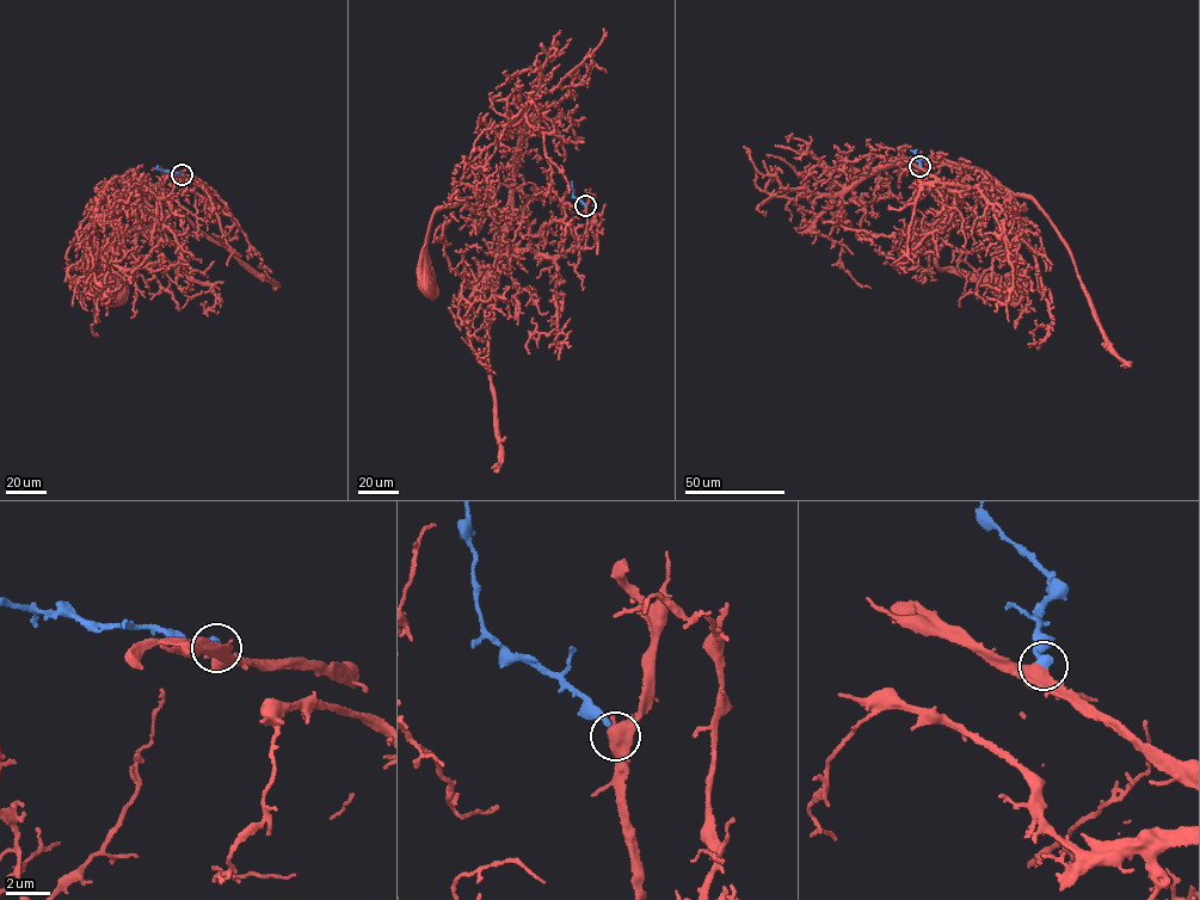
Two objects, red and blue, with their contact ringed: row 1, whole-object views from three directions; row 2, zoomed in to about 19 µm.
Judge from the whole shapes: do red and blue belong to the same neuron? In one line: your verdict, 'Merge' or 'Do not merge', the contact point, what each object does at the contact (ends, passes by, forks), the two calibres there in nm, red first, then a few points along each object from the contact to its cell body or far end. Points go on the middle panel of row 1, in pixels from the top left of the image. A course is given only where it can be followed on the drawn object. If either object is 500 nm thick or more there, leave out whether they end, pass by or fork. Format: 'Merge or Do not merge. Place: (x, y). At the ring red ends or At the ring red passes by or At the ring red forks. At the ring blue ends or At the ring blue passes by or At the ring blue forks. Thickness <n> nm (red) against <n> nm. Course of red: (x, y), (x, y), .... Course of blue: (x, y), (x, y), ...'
Merge. Place: (585, 205). At the ring red forks. At the ring blue ends. Thickness 400 nm (red) against 460 nm. Course of red: (585, 205), (585, 233), (557, 256), (506, 252), (504, 213), (441, 207), (424, 250), (428, 285). Course of blue: (585, 205), (573, 196), (572, 180)

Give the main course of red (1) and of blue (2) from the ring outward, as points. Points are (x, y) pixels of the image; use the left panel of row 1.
1: (182, 174), (198, 179), (116, 185), (109, 270), (85, 295), (118, 294)
2: (182, 174), (154, 168)

